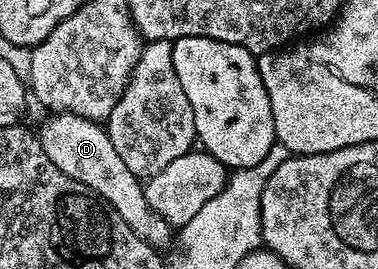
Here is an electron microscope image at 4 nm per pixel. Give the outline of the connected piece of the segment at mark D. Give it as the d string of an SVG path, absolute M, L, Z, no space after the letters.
M58 113L49 118L38 136L46 155L50 155L50 160L54 162L54 167L62 167L70 179L86 183L86 187L99 193L102 200L110 202L114 211L118 211L118 215L130 223L134 235L138 235L138 239L147 245L161 247L171 241L173 244L174 229L147 202L141 178L126 167L111 143L107 128L99 121L91 121L73 113Z

